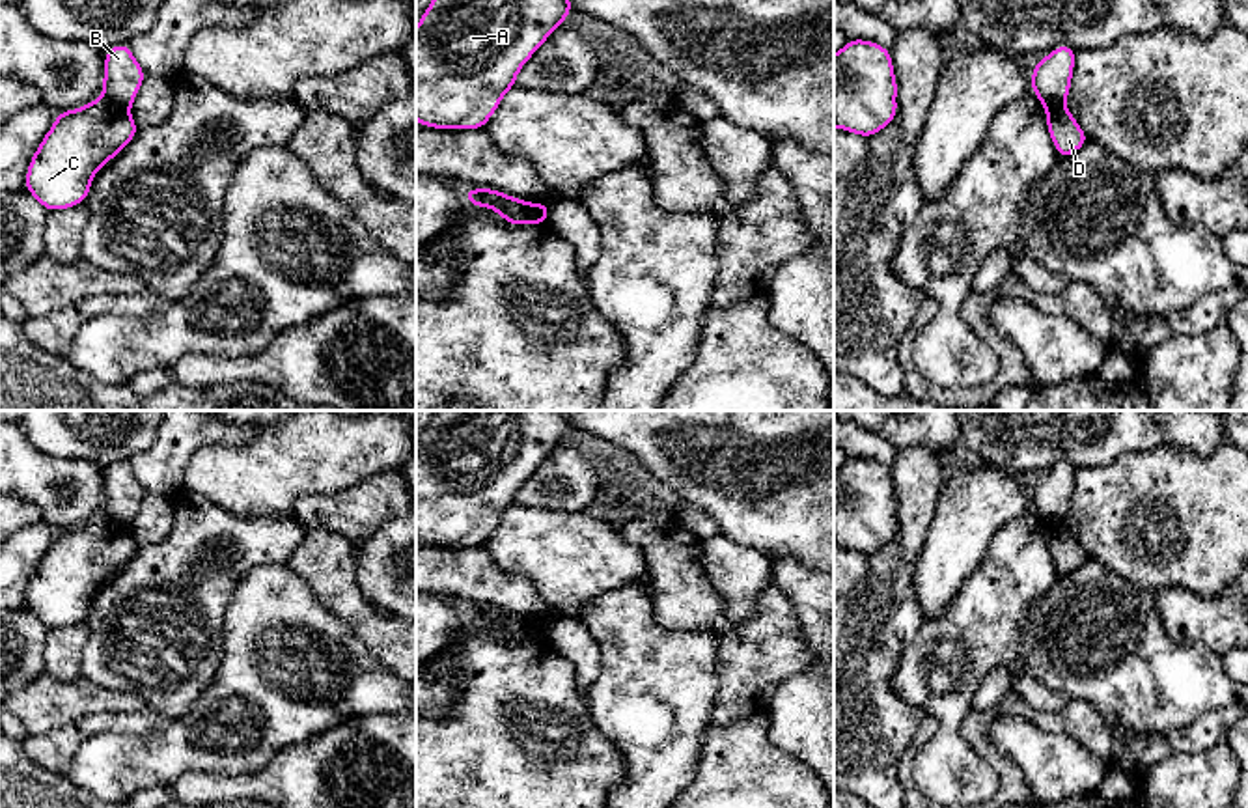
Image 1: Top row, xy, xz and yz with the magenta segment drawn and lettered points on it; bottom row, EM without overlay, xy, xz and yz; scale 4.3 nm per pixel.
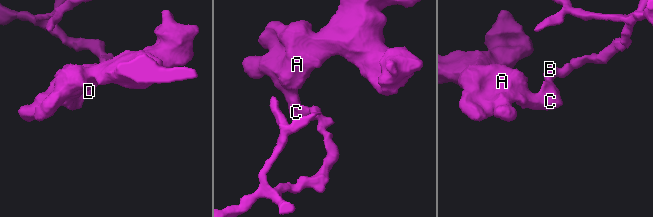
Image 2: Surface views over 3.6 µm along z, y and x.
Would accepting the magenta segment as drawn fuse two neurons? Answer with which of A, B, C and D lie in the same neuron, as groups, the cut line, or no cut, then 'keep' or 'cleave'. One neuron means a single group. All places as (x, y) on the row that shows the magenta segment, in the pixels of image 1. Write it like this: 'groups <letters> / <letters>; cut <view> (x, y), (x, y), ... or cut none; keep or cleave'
groups A C D / B; cut xy (103, 96), (127, 109); cleave

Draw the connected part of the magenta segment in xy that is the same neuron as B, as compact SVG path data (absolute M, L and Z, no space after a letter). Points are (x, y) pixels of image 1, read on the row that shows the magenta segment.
M129 43L110 47L104 52L103 97L131 108L146 75L132 56Z

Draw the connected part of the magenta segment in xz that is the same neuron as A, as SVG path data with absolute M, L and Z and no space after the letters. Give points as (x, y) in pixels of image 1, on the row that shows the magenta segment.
M433 0L416 28L416 119L431 129L485 129L522 65L573 9L571 0Z

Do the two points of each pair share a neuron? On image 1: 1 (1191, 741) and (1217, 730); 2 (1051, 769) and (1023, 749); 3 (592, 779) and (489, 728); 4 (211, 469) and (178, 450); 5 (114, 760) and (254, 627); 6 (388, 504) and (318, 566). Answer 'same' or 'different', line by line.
1: same
2: same
3: same
4: different
5: same
6: different

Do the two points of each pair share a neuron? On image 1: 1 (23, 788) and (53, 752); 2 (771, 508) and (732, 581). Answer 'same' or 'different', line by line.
1: different
2: different

